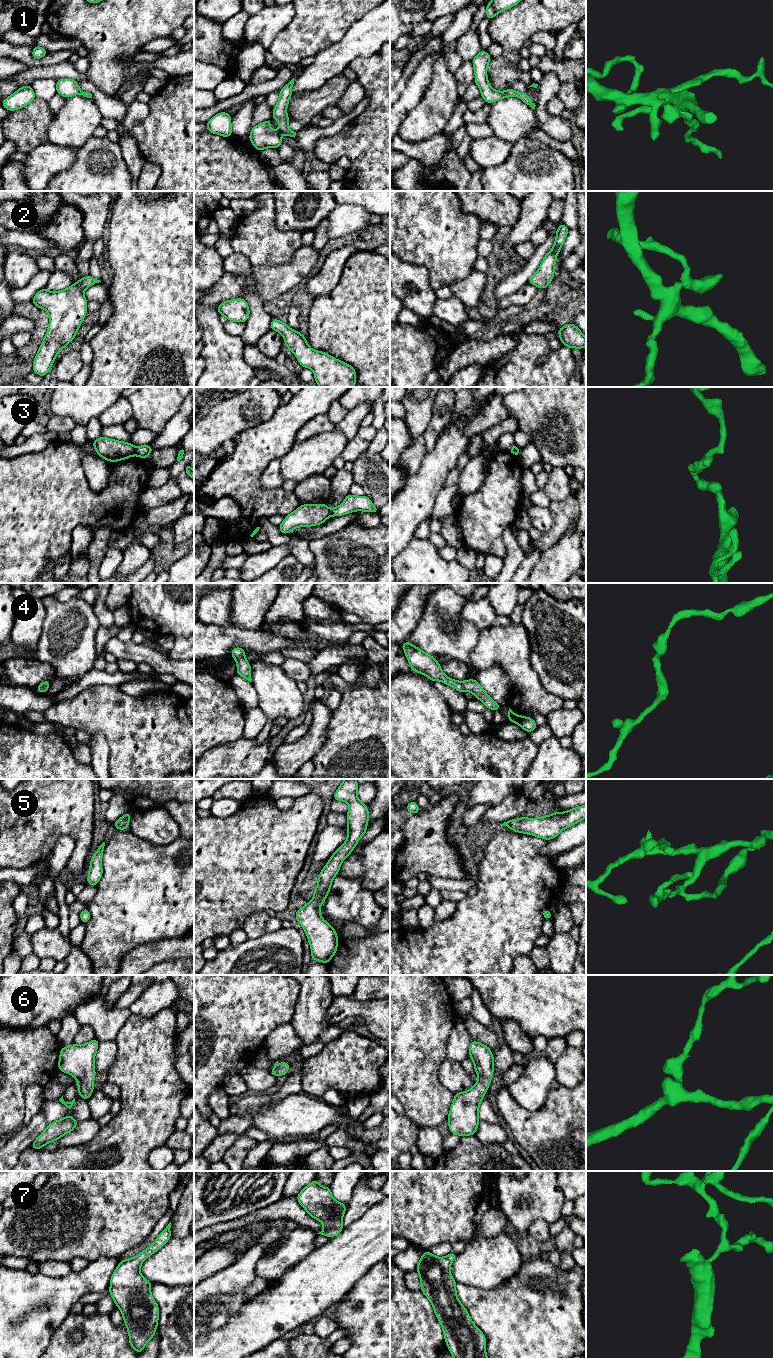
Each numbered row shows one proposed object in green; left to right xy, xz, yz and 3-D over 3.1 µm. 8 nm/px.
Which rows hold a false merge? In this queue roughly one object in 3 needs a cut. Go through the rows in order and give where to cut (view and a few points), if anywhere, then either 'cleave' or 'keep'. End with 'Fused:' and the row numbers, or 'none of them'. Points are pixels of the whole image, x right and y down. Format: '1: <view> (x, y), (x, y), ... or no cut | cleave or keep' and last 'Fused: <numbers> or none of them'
1: no cut | keep
2: no cut | keep
3: xy (134, 447), (135, 454) | cleave
4: no cut | keep
5: no cut | keep
6: no cut | keep
7: no cut | keep
Fused: 3

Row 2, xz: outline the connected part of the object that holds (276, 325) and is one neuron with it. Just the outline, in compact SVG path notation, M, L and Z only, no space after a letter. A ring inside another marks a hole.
M272 318L271 330L279 332L285 345L297 357L302 367L312 369L315 382L319 387L354 387L356 370L323 351L312 350L304 334L291 330L287 323Z

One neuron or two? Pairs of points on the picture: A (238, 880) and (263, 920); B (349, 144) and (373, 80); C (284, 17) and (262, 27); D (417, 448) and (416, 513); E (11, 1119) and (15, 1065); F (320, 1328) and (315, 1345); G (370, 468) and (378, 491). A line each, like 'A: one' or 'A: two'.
A: two
B: one
C: one
D: two
E: one
F: two
G: one

